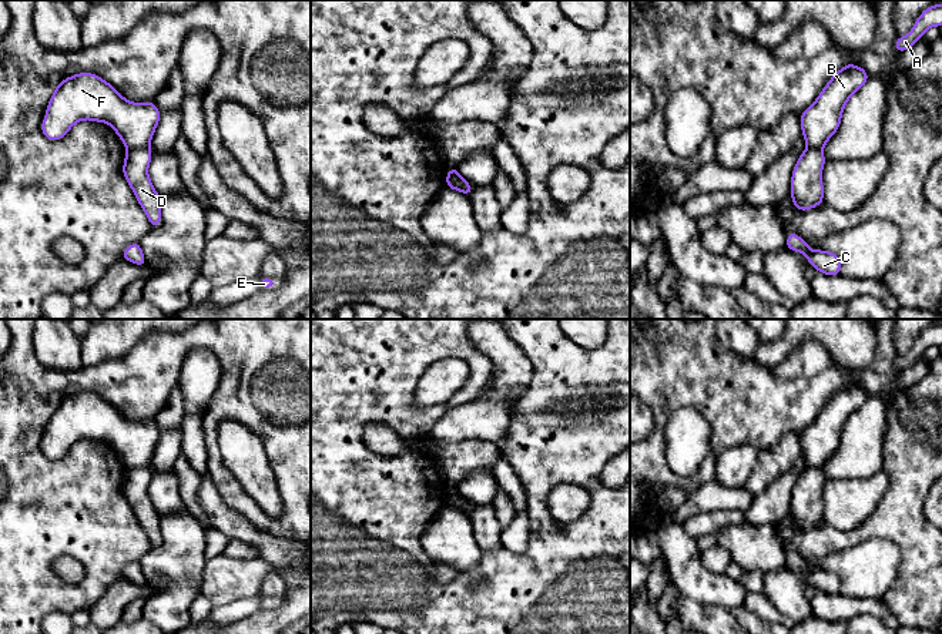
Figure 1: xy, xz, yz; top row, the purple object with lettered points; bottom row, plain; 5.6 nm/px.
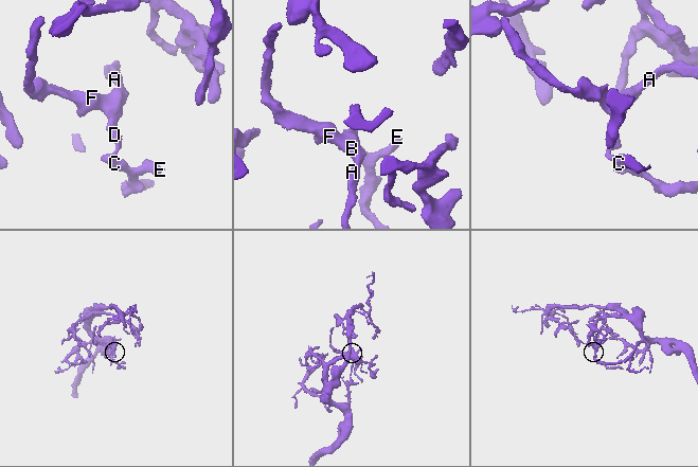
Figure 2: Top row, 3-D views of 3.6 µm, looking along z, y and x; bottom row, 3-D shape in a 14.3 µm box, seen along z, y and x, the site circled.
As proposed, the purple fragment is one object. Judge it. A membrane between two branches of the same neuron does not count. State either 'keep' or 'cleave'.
cleave

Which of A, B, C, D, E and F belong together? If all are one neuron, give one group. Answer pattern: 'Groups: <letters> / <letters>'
Groups: A B F / C D E

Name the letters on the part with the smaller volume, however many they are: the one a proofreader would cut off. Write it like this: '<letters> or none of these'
C, D, E

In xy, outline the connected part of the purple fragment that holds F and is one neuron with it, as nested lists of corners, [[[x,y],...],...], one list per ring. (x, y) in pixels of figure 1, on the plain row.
[[[78,392],[57,403],[40,447],[48,460],[57,460],[78,440],[105,442],[127,469],[135,469],[150,467],[160,436],[154,420],[131,422],[101,396]]]

